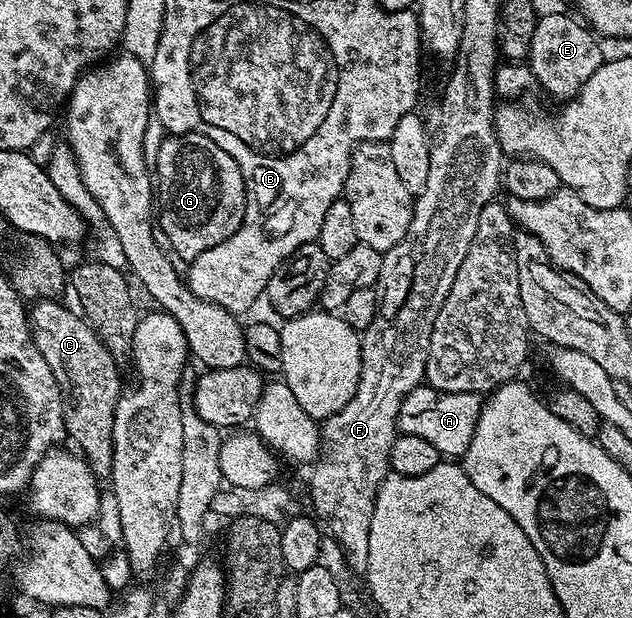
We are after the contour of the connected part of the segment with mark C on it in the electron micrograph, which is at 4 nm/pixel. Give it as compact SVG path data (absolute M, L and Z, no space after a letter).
M57 299L36 300L29 305L30 333L36 342L36 350L44 354L48 366L52 366L52 374L56 374L56 382L62 391L62 413L66 423L67 437L71 441L74 439L75 446L73 447L84 457L95 477L106 478L112 470L112 422L116 414L118 398L124 391L122 376L118 373L120 364L112 358L112 354L104 346L101 338L73 307L72 309L65 308L64 305L58 303L62 302Z

